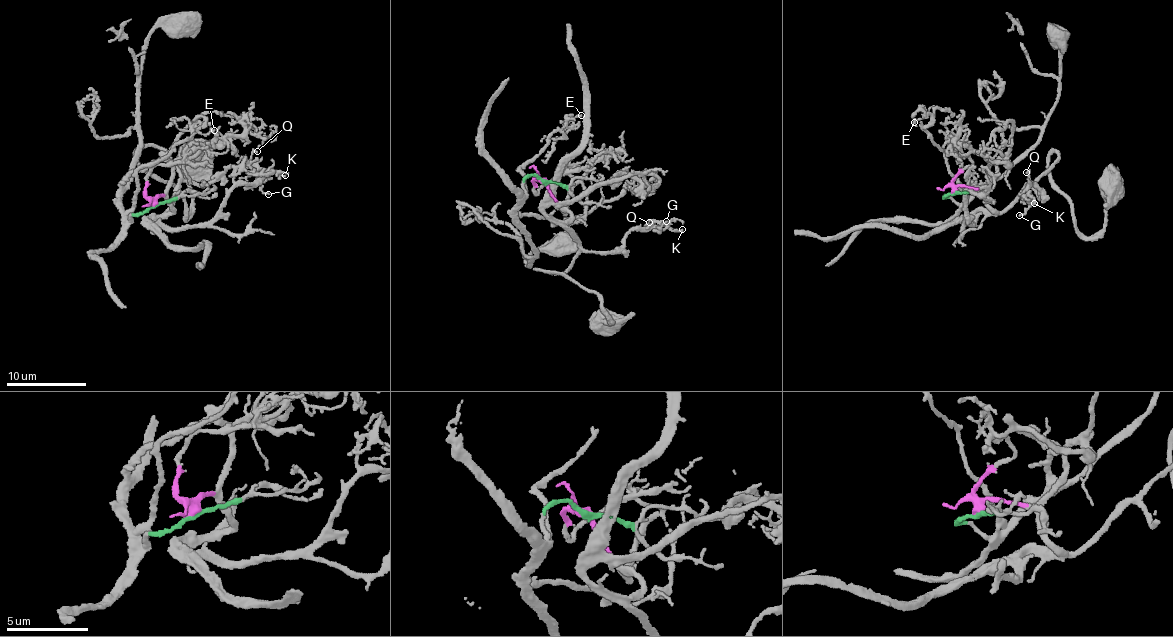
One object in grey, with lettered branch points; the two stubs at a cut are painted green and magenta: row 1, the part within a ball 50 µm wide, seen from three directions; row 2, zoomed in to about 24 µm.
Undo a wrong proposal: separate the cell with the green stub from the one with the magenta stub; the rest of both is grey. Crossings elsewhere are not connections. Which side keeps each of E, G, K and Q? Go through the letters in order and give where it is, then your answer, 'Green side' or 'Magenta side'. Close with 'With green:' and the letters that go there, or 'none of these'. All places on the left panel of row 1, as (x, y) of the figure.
E: Place: (214, 130). Green side
G: Place: (268, 194). Magenta side
K: Place: (285, 175). Magenta side
Q: Place: (257, 151). Magenta side
With green: E

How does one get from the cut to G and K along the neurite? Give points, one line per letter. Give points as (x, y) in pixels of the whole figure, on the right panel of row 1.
G: (954, 192), (978, 188), (1001, 212), (1030, 188), (1039, 197), (1030, 183), (1029, 206), (1018, 216)
K: (954, 192), (978, 188), (1001, 212), (1030, 188), (1039, 197), (1040, 191), (1030, 183), (1025, 185), (1033, 203)

